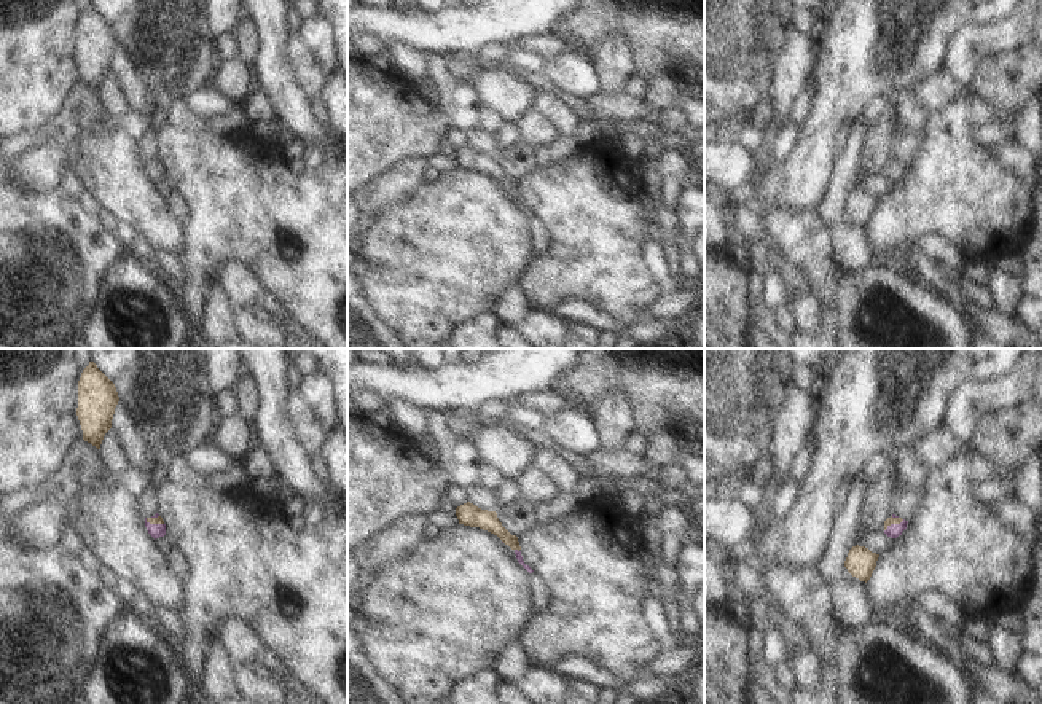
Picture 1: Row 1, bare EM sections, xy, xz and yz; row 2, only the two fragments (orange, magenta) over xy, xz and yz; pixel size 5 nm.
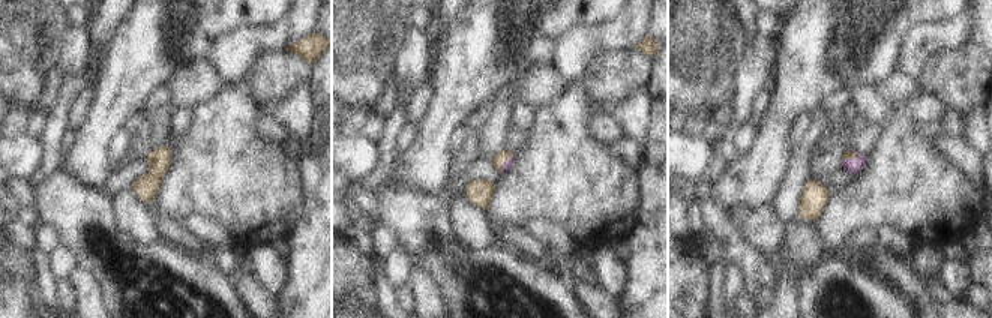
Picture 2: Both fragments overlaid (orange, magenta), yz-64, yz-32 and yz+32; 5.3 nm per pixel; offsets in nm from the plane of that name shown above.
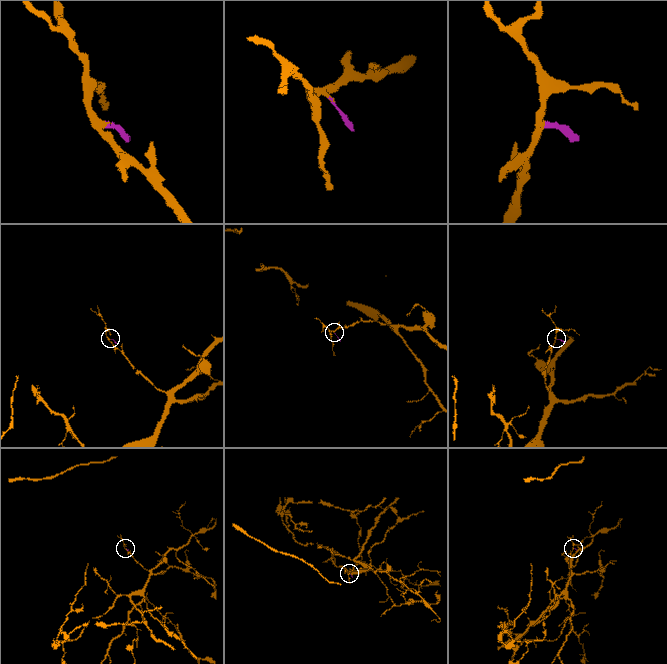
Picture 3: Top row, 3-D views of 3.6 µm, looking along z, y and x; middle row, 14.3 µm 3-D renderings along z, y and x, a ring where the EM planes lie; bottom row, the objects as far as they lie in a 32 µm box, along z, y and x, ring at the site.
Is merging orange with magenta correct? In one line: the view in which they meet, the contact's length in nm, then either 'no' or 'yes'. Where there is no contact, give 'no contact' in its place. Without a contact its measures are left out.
xy | 100 nm | yes

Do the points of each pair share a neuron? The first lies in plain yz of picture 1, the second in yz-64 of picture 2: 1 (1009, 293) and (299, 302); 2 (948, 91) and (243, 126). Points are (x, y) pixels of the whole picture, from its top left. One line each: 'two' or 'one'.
1: two
2: two

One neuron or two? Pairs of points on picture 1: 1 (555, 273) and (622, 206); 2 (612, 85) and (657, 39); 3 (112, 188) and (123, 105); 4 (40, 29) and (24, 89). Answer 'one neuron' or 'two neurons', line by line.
1: one neuron
2: two neurons
3: two neurons
4: one neuron

